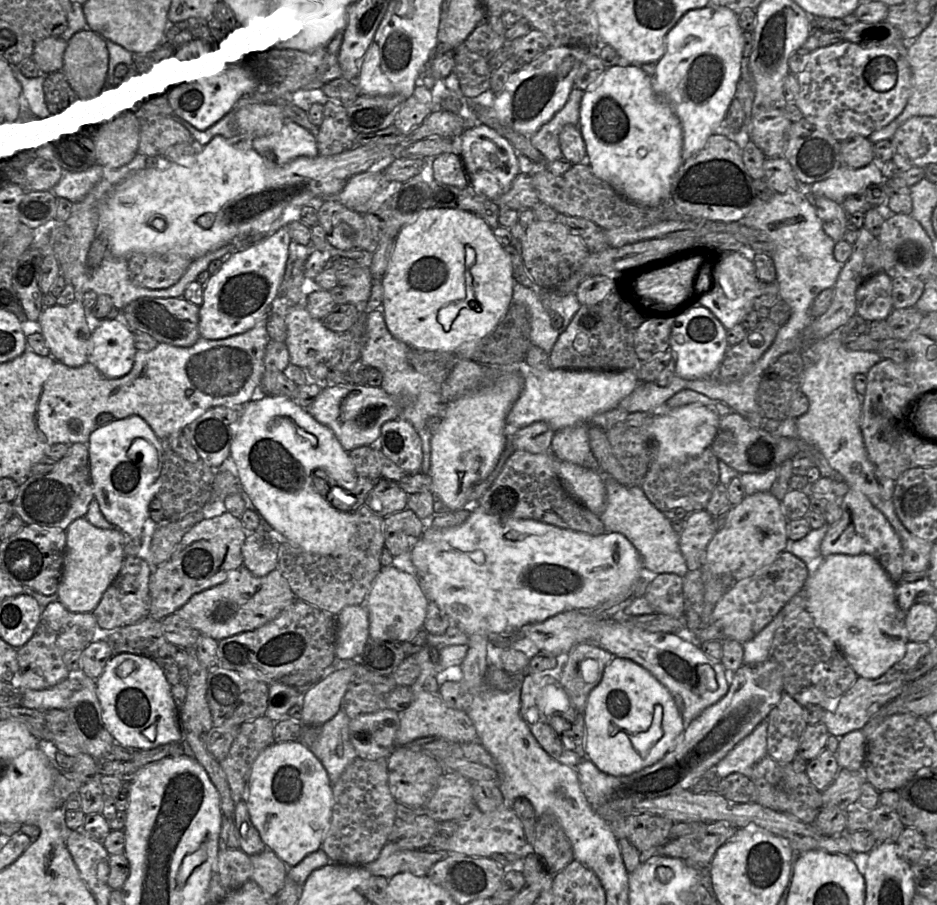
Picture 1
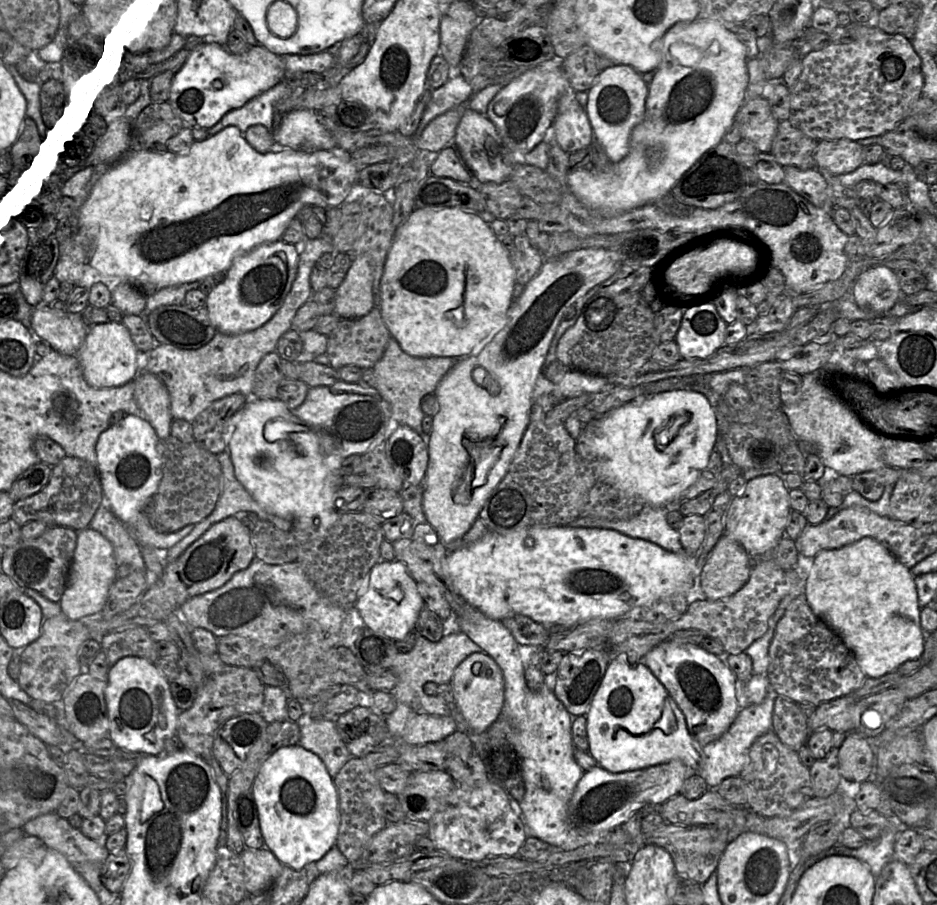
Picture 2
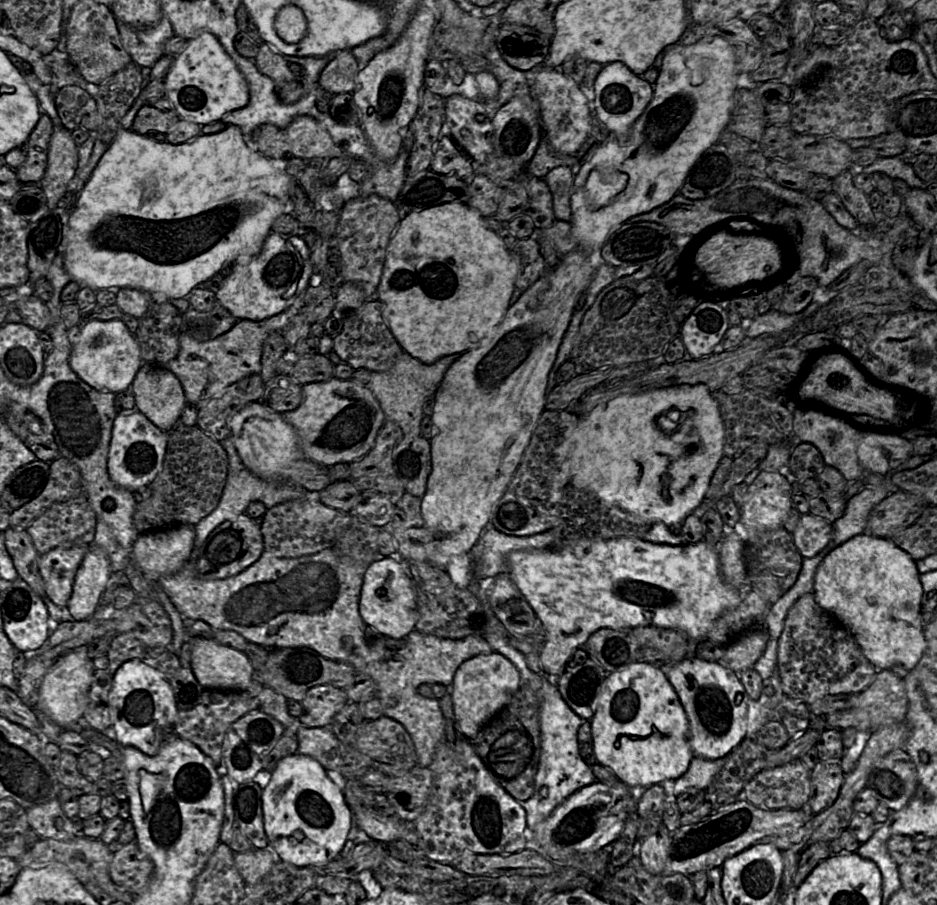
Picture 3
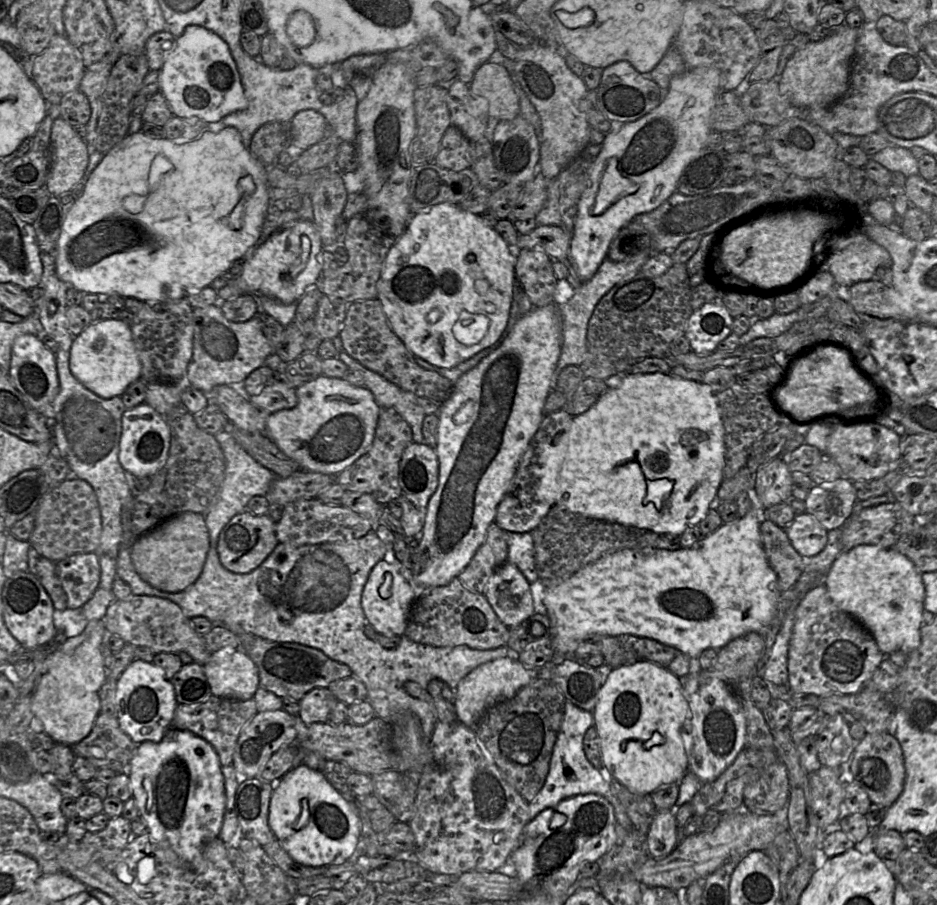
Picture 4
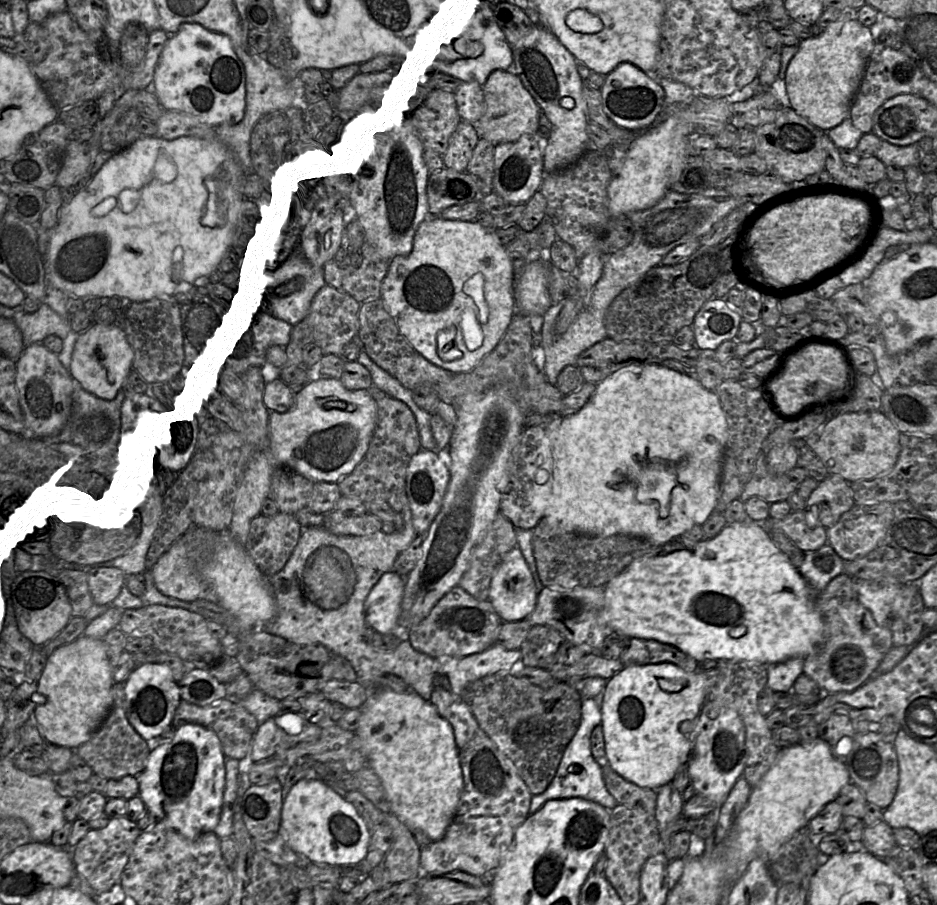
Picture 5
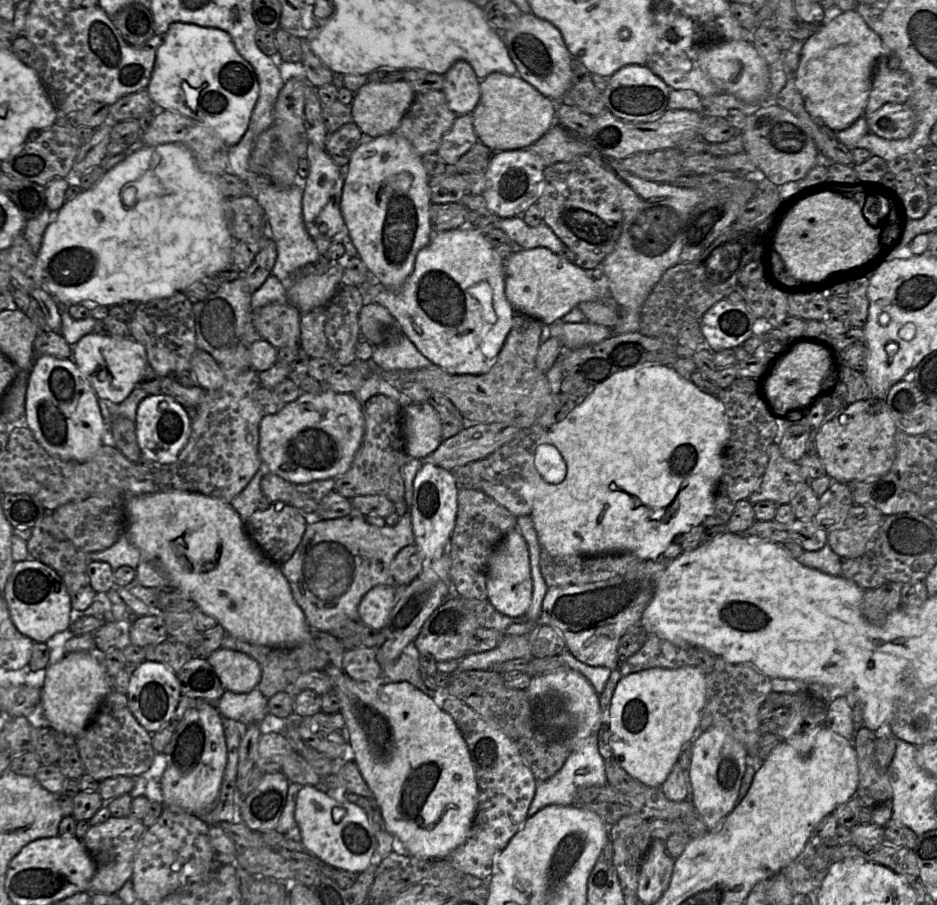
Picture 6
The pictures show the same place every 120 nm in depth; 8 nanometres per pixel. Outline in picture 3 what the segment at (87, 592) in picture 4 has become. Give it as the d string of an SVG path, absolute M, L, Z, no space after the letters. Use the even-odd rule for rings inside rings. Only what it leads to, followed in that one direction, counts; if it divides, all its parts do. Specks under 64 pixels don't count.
M90 545L56 547L40 554L38 566L46 593L56 605L66 607L73 591L76 573Z

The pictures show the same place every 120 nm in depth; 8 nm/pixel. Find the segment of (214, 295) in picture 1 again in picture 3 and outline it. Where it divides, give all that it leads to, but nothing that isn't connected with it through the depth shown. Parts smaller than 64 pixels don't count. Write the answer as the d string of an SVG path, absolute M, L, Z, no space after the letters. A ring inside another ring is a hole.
M270 233L260 253L245 265L234 265L222 287L215 293L217 303L237 320L261 321L282 313L310 286L314 268L311 251L302 237Z

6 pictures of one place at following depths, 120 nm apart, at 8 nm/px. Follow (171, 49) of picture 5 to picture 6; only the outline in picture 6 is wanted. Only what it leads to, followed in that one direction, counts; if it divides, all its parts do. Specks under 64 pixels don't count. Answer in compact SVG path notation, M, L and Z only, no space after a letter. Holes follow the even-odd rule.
M174 22L157 50L146 90L156 107L212 128L227 146L233 146L248 128L259 84L253 67L239 54L228 33L193 23Z

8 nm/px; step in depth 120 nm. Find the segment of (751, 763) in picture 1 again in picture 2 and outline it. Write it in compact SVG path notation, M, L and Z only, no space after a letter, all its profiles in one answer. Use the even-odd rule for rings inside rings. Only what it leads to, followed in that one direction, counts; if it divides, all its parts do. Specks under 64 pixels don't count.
M770 686L766 697L761 703L740 709L729 729L721 737L701 749L700 764L696 773L706 781L709 789L716 790L726 778L740 777L748 763L752 744L758 737L772 729L773 709L777 695Z

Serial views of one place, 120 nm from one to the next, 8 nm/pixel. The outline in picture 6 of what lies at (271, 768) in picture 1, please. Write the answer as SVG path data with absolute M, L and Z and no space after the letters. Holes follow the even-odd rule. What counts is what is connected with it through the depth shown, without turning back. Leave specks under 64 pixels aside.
M303 785L297 795L294 817L301 832L301 843L327 865L353 873L361 873L371 865L377 840L368 814L361 807L347 800L336 800L315 786Z

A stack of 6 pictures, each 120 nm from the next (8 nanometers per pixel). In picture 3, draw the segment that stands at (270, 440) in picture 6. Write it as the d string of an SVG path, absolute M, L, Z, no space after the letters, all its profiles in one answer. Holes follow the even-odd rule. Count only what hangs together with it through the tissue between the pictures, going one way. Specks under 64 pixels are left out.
M335 377L302 386L302 401L293 411L281 414L298 437L303 458L331 467L361 459L374 446L376 437L386 420L378 401L367 386L352 379Z

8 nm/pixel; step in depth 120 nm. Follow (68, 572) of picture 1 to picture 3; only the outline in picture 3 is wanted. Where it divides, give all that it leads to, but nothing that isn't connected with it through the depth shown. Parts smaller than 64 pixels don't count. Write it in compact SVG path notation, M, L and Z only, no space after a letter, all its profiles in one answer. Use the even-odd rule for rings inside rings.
M91 544L76 573L73 591L65 607L70 619L84 621L94 615L111 575L105 550Z

